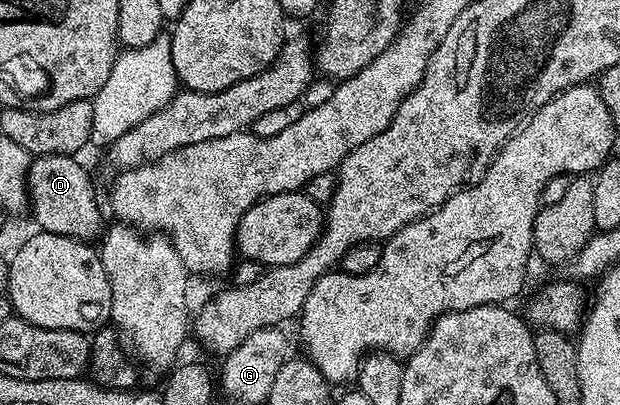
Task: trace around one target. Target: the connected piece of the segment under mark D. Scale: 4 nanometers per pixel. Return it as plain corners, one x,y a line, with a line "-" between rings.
64,154
33,157
26,179
26,191
30,194
28,208
31,213
34,211
34,220
41,231
94,242
103,235
104,223
94,184
80,161

